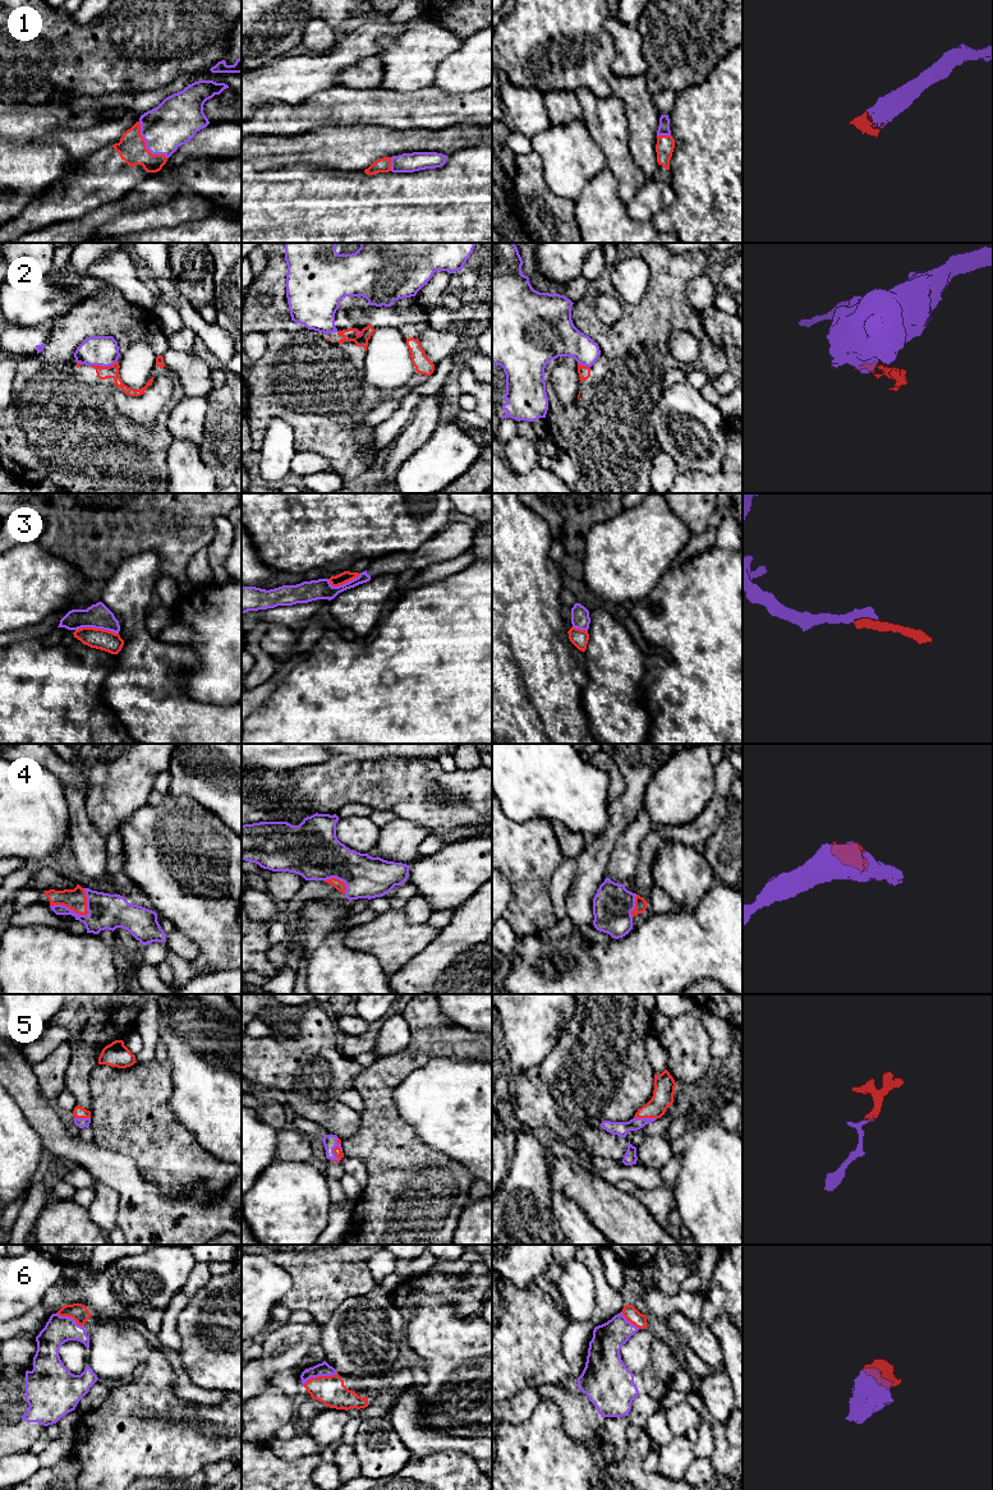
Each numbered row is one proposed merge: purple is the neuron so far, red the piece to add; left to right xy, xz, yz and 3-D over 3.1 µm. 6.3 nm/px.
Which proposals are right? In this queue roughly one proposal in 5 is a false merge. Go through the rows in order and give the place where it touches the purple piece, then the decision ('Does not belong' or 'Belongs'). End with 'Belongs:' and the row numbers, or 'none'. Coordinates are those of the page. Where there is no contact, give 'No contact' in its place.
1: Touches purple at xy (146, 146). Belongs
2: Touches purple at xy (102, 366). Does not belong
3: Touches purple at xy (97, 628). Does not belong
4: Touches purple at xy (78, 914). Belongs
5: Touches purple at xz (332, 1150). Belongs
6: Touches purple at xz (320, 1375). Belongs
Belongs: 1, 4, 5, 6

